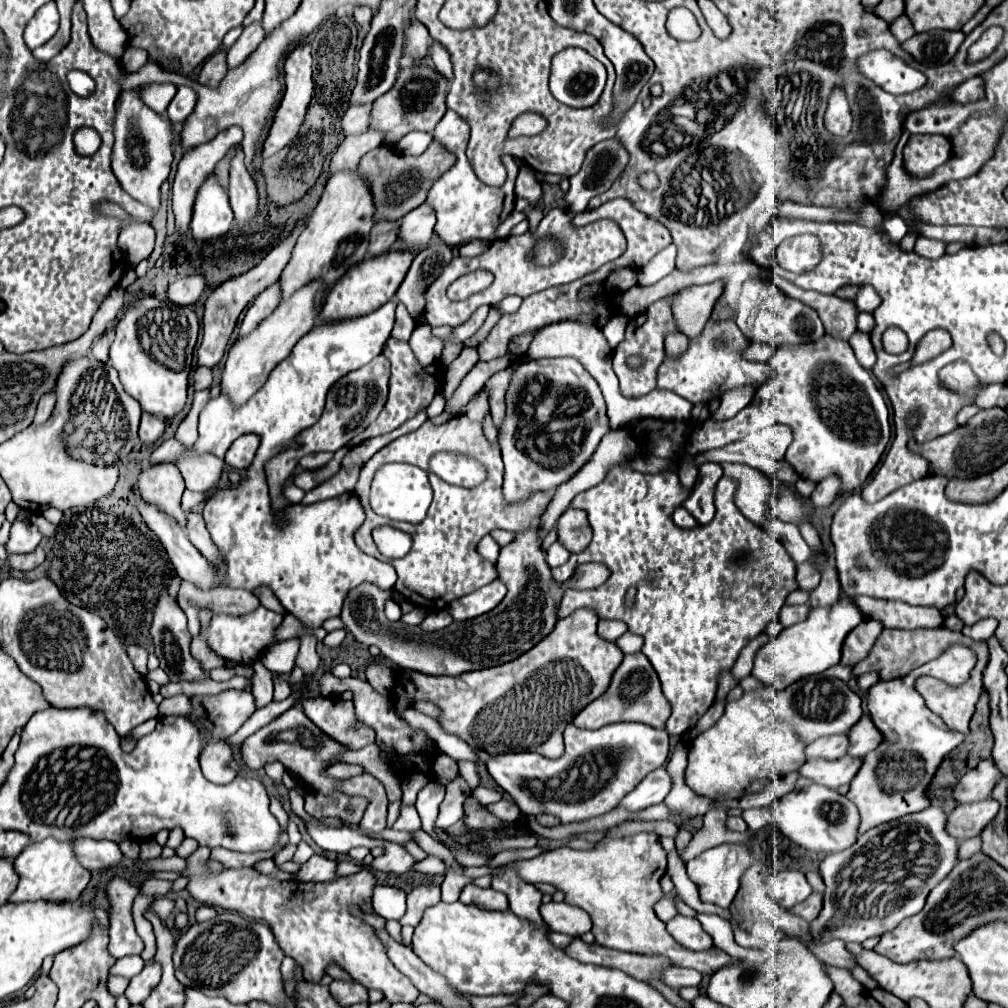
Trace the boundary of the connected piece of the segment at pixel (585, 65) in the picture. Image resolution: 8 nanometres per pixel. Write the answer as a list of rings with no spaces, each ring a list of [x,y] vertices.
[[[567,48],[556,54],[551,60],[551,76],[549,76],[549,90],[551,94],[573,108],[585,108],[593,106],[599,100],[599,94],[605,86],[605,66],[595,60],[593,56],[581,48]]]

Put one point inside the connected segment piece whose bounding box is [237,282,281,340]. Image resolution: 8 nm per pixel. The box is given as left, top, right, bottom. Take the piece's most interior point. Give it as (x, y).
(267, 301)

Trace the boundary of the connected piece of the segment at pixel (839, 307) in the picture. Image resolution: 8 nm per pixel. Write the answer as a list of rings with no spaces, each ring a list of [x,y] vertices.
[[[779,278],[777,286],[787,294],[797,300],[801,300],[807,306],[817,308],[819,318],[823,320],[825,332],[833,338],[839,340],[849,340],[849,336],[857,330],[857,306],[855,302],[841,300],[837,296],[823,296],[817,292],[807,292],[797,288],[795,284],[789,284],[787,280]]]

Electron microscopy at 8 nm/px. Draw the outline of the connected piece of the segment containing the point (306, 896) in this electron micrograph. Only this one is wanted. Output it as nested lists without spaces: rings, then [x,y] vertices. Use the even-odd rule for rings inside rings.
[[[199,846],[191,856],[187,856],[185,858],[185,862],[187,862],[187,866],[185,866],[185,870],[181,872],[181,876],[185,876],[185,878],[189,878],[189,884],[187,884],[187,892],[195,898],[195,900],[199,900],[199,902],[203,902],[203,904],[209,904],[209,906],[215,906],[215,908],[223,908],[223,910],[233,910],[233,912],[239,912],[239,914],[245,914],[245,916],[249,916],[249,918],[255,918],[255,920],[265,920],[269,926],[271,926],[271,930],[273,930],[273,934],[275,934],[275,940],[277,940],[277,944],[281,944],[281,948],[283,948],[283,952],[285,952],[285,956],[291,956],[299,966],[301,966],[301,970],[303,970],[303,978],[305,980],[309,980],[309,982],[319,982],[321,978],[323,978],[323,974],[325,974],[325,966],[329,966],[329,964],[337,964],[339,968],[343,968],[345,972],[349,972],[351,976],[353,976],[353,980],[355,982],[359,982],[359,984],[363,984],[365,988],[377,988],[377,990],[381,990],[383,994],[385,994],[385,1000],[389,1000],[391,1004],[397,1004],[397,1002],[415,1002],[415,998],[419,996],[419,992],[417,992],[417,988],[413,986],[413,982],[407,978],[407,976],[403,976],[397,968],[395,968],[395,964],[389,960],[389,956],[387,956],[387,952],[385,952],[385,944],[381,944],[381,940],[377,940],[377,936],[373,936],[373,928],[363,920],[363,912],[361,912],[361,908],[363,908],[363,904],[371,904],[371,900],[373,900],[373,888],[377,886],[377,880],[375,880],[375,876],[371,874],[371,870],[367,870],[367,868],[363,868],[363,870],[359,870],[357,874],[349,874],[349,876],[341,876],[341,878],[335,878],[335,880],[331,880],[331,882],[297,882],[297,880],[277,880],[277,878],[273,878],[273,876],[267,876],[267,874],[261,874],[261,872],[257,872],[255,868],[223,868],[221,872],[211,872],[209,868],[207,868],[207,861],[210,858],[211,849],[206,846]],[[351,906],[357,906],[359,908],[359,912],[361,912],[361,916],[353,916],[351,912],[349,912],[349,908]]]

